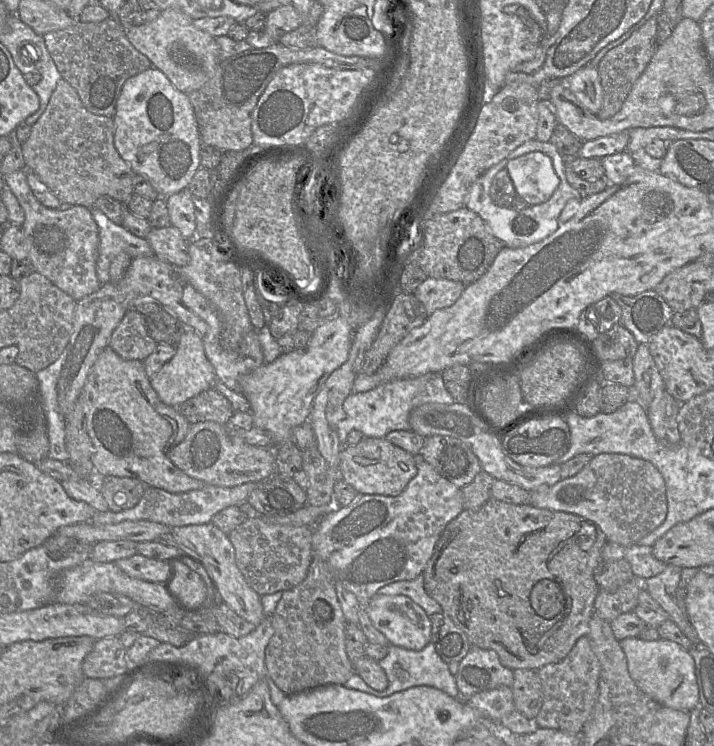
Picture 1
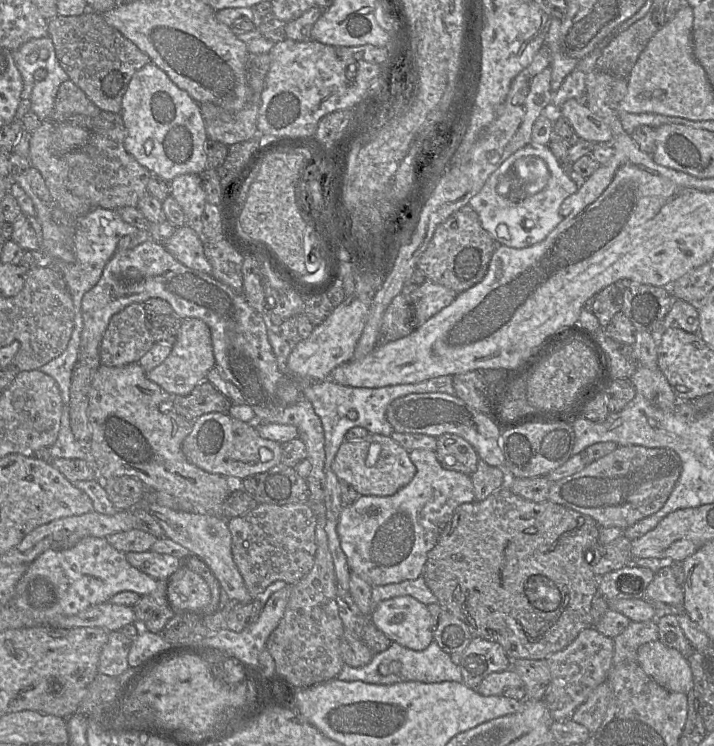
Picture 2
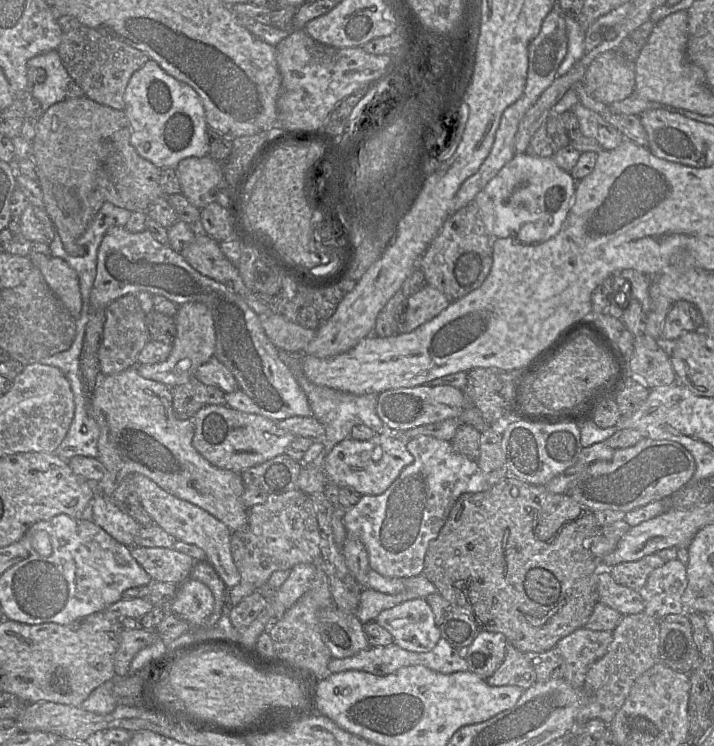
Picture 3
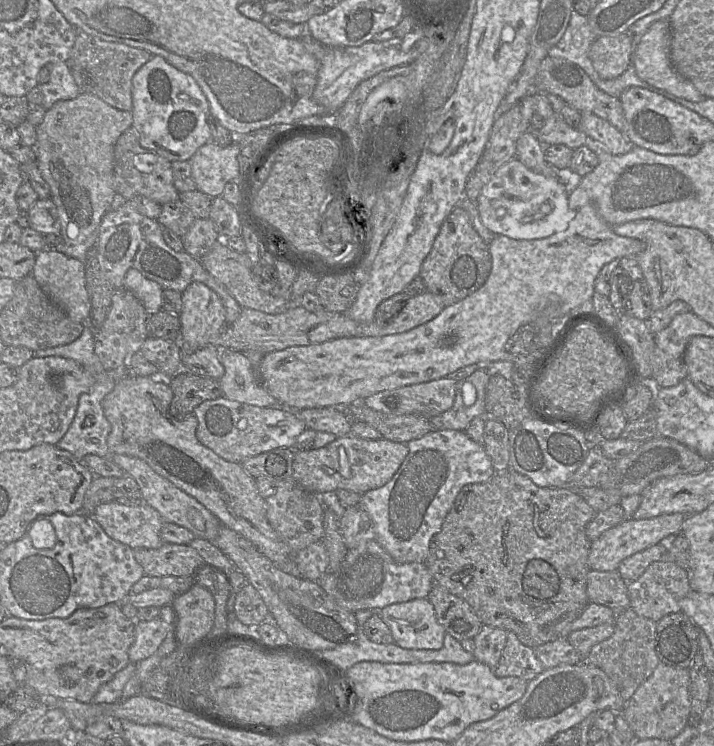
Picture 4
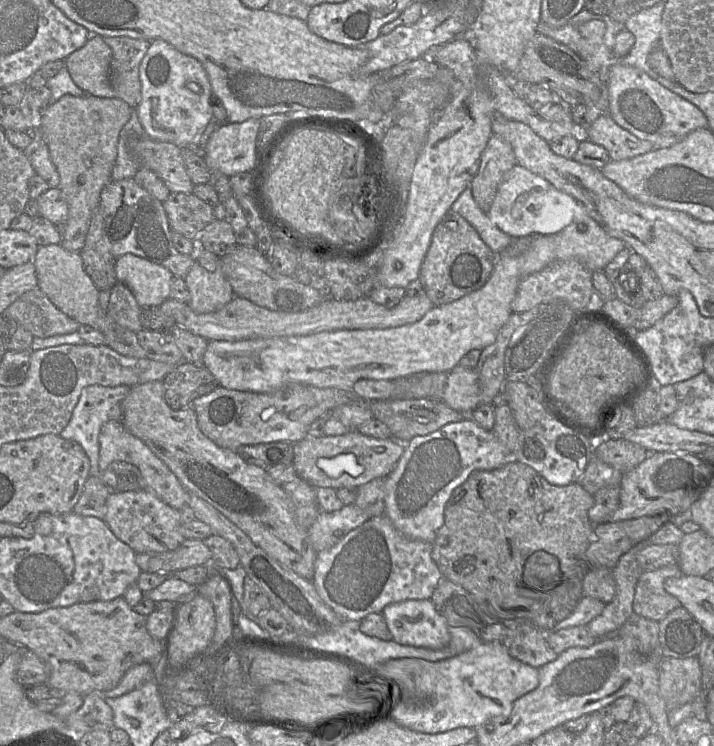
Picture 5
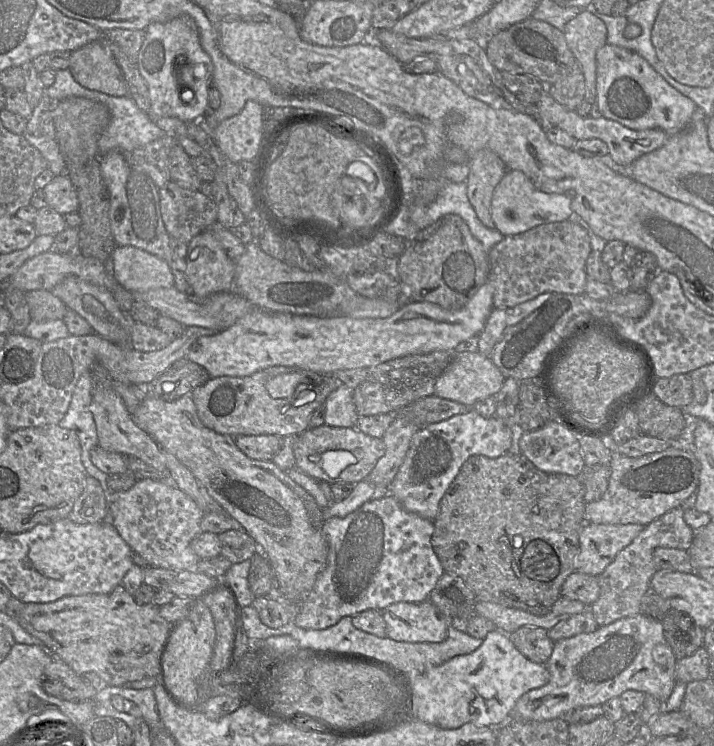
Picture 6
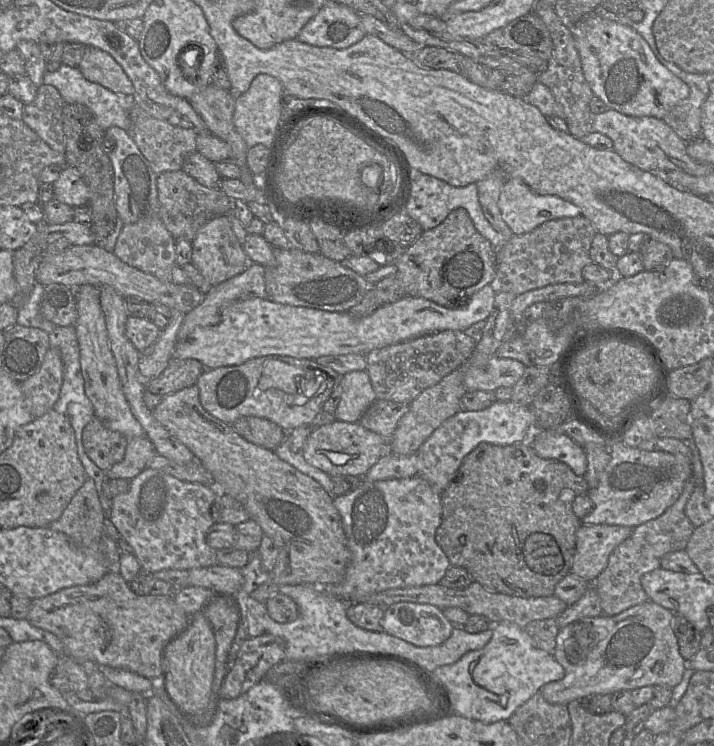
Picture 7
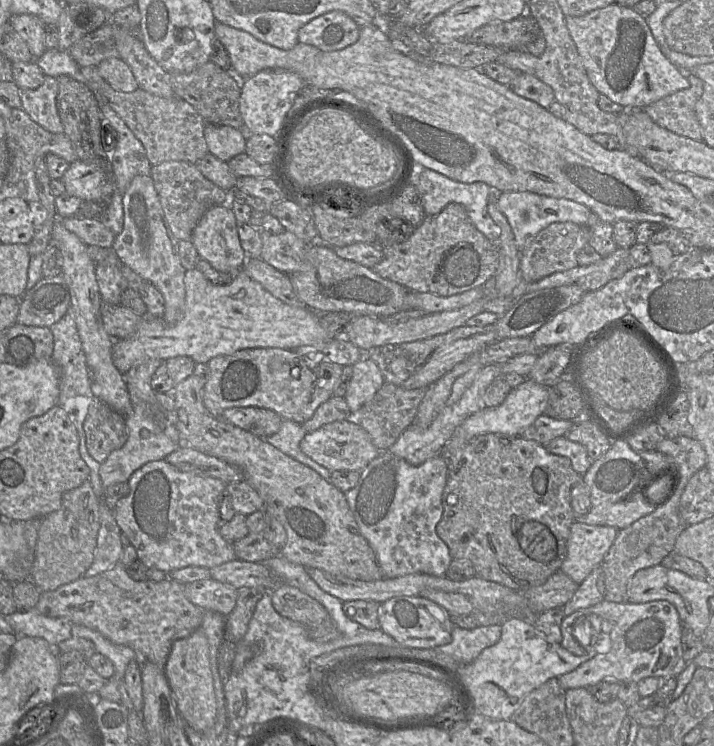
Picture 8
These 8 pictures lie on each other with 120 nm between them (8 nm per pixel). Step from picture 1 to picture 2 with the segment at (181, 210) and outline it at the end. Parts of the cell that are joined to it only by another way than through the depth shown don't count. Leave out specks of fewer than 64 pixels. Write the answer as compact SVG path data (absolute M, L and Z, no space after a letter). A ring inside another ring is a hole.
M183 174L170 182L171 196L186 217L186 225L201 218L206 201L205 192L197 174Z

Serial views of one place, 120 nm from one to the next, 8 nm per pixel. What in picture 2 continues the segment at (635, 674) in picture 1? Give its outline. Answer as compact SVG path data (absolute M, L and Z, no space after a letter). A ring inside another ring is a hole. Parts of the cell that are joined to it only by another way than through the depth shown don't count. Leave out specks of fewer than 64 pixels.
M659 640L641 645L637 662L648 676L668 691L687 694L694 688L688 658Z

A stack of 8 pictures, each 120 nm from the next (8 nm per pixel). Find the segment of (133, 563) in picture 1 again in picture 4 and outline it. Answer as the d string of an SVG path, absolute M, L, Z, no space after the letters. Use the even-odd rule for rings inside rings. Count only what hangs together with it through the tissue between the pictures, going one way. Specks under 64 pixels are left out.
M166 543L157 549L137 548L133 553L147 576L194 576L204 565L200 554L186 544Z

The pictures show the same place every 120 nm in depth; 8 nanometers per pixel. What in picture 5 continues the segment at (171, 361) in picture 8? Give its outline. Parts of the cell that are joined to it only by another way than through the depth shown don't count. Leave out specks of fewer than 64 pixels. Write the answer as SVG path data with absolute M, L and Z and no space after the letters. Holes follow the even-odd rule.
M182 361L163 379L165 400L173 410L182 410L192 401L216 388L219 382L202 364Z

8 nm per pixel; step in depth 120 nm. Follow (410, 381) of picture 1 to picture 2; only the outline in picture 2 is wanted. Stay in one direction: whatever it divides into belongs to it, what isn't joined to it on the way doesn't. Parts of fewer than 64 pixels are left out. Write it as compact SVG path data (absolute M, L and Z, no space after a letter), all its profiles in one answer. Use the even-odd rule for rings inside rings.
M445 375L414 384L397 384L388 385L378 388L353 387L336 383L331 378L322 381L300 382L302 395L307 398L312 404L315 413L321 420L324 432L324 449L325 449L325 473L332 469L332 463L335 455L346 440L347 431L353 427L363 427L370 434L380 434L390 436L394 429L386 418L386 409L388 405L396 398L405 396L411 393L448 393L455 394L453 386L453 376ZM349 410L355 410L358 417L355 420L350 420L347 417Z

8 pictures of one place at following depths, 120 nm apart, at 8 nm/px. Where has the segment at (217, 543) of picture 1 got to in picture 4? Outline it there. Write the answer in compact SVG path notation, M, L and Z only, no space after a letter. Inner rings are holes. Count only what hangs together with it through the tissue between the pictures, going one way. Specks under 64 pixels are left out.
M111 454L110 459L121 467L126 475L135 479L142 493L142 501L153 507L163 518L165 523L174 523L190 530L195 538L202 538L214 542L222 526L219 519L205 508L194 497L176 487L166 478L156 473L142 459L121 455Z

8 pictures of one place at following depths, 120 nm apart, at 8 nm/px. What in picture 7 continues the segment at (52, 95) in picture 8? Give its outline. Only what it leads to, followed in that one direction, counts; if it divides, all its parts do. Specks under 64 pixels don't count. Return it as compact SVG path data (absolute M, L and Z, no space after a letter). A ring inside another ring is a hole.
M52 85L38 87L35 99L23 106L22 120L51 149L65 153L62 111L66 103Z

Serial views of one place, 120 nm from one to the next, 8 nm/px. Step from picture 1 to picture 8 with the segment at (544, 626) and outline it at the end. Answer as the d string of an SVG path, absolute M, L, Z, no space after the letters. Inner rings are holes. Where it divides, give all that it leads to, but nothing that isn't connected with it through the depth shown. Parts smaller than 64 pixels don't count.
M496 433L476 436L448 459L443 513L436 532L448 546L451 557L469 561L476 576L525 591L543 584L560 570L567 555L570 527L575 521L572 495L582 480L583 476L572 468L567 457L550 453L537 441Z

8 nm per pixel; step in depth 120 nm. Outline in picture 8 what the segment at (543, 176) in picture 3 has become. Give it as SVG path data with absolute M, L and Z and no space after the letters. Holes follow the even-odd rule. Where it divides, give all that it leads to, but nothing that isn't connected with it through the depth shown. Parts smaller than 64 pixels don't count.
M501 192L495 194L498 209L507 218L515 237L517 249L524 251L537 234L556 222L572 222L577 225L589 225L594 215L583 204L565 198L553 198L533 192Z

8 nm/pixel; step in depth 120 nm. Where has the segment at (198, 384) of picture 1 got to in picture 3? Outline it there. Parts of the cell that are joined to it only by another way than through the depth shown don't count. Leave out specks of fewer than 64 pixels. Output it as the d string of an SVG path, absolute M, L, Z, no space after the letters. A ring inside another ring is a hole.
M188 302L178 307L175 315L177 335L172 345L172 352L162 363L137 365L139 374L173 388L191 380L197 368L208 362L216 350L216 331L211 311L203 303Z

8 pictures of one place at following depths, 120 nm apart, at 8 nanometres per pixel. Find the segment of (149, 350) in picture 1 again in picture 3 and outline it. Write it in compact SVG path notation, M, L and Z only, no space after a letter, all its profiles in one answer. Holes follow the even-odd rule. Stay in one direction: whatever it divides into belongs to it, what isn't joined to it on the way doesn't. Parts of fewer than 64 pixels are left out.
M133 294L122 296L111 302L106 308L106 321L102 341L99 348L99 363L102 375L120 373L130 367L137 366L138 356L150 341L146 324L146 314Z

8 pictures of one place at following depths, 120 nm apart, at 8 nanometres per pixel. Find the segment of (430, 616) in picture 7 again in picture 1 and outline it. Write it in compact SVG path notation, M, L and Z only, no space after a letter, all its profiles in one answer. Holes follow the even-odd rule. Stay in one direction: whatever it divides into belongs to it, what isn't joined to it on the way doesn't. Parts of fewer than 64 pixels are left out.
M375 595L366 605L373 626L388 640L389 644L404 649L420 651L431 641L429 616L413 600L404 595Z

